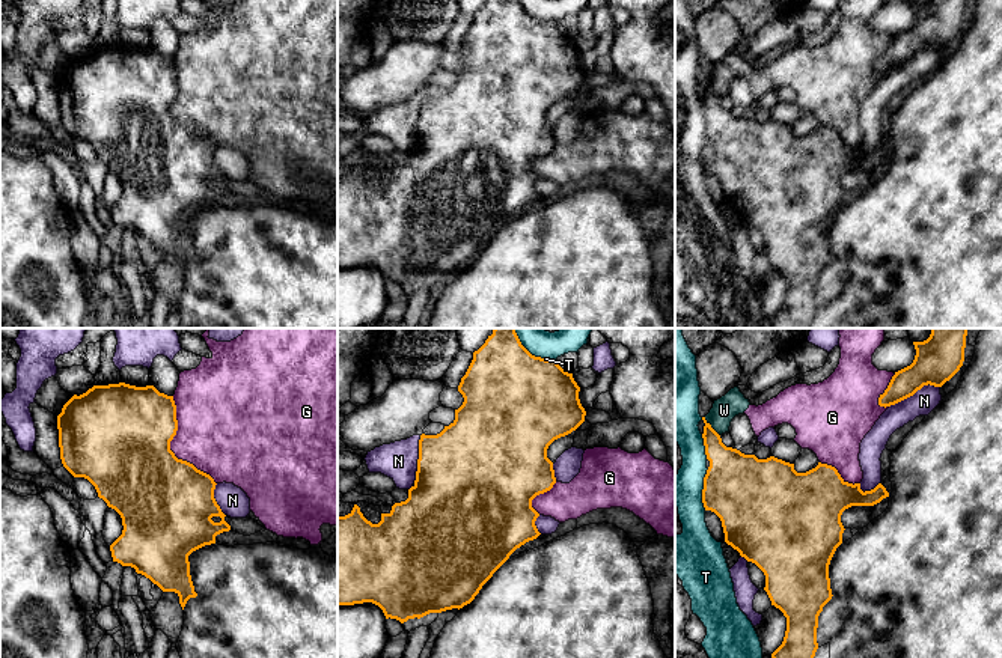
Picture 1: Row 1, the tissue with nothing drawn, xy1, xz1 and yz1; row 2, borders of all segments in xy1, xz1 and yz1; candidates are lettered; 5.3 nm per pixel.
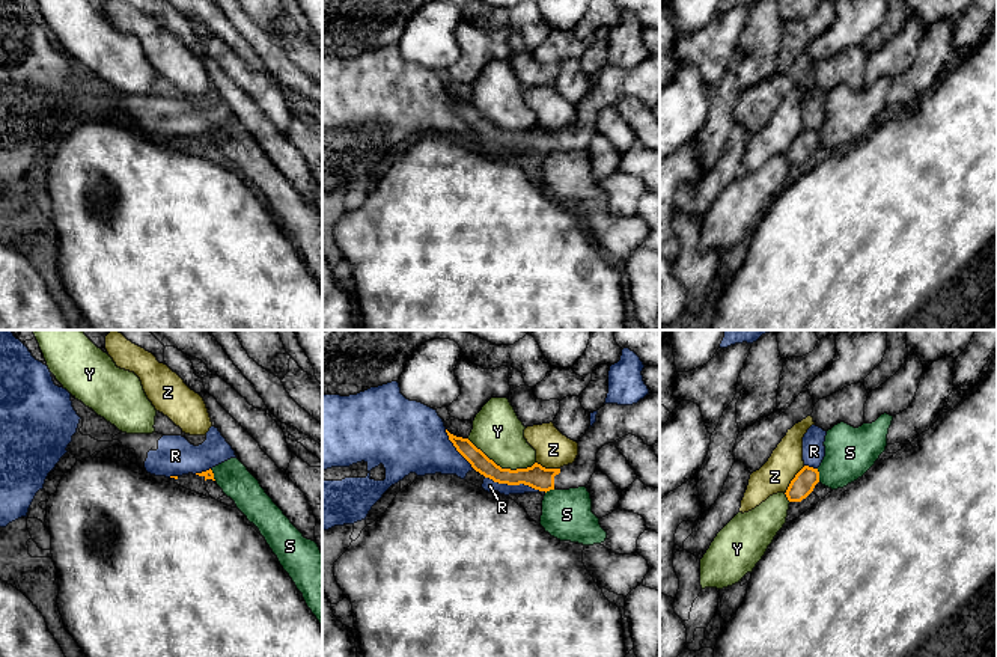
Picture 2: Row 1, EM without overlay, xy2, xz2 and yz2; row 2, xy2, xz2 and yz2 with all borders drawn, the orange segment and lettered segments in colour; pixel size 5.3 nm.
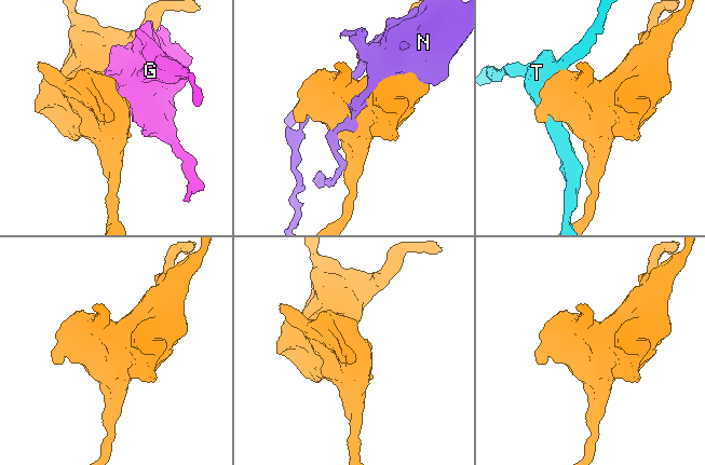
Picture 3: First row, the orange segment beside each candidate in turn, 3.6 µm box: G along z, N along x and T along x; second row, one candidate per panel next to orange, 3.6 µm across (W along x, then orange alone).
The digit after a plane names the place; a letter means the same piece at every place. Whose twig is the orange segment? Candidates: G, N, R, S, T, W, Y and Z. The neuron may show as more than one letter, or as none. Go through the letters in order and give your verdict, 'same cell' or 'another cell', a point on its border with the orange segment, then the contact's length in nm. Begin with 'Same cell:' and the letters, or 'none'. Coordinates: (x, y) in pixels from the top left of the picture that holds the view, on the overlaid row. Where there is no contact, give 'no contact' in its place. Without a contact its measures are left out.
Same cell: none
G: another cell | xy1 (169, 447) | 550 nm
N: another cell | yz1 (913, 393) | 300 nm
R: another cell | xz2 (512, 484) | 300 nm
S: another cell | yz2 (818, 475) | 70 nm
T: another cell | yz1 (702, 490) | 220 nm
W: another cell | yz1 (710, 426) | 130 nm
Y: another cell | xz2 (500, 467) | 400 nm
Z: another cell | yz2 (792, 479) | 190 nm

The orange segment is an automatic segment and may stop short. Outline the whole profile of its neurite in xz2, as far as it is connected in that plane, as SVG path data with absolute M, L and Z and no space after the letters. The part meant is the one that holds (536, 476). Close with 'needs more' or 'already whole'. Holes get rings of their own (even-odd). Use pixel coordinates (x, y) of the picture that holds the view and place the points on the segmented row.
M649 393L637 404L604 404L596 422L578 442L578 455L572 464L545 469L535 463L527 469L502 469L477 449L468 439L456 437L446 429L449 440L471 467L498 484L529 485L539 491L586 487L596 469L596 452L608 443L633 434L652 446L660 440L660 393Z; needs more

